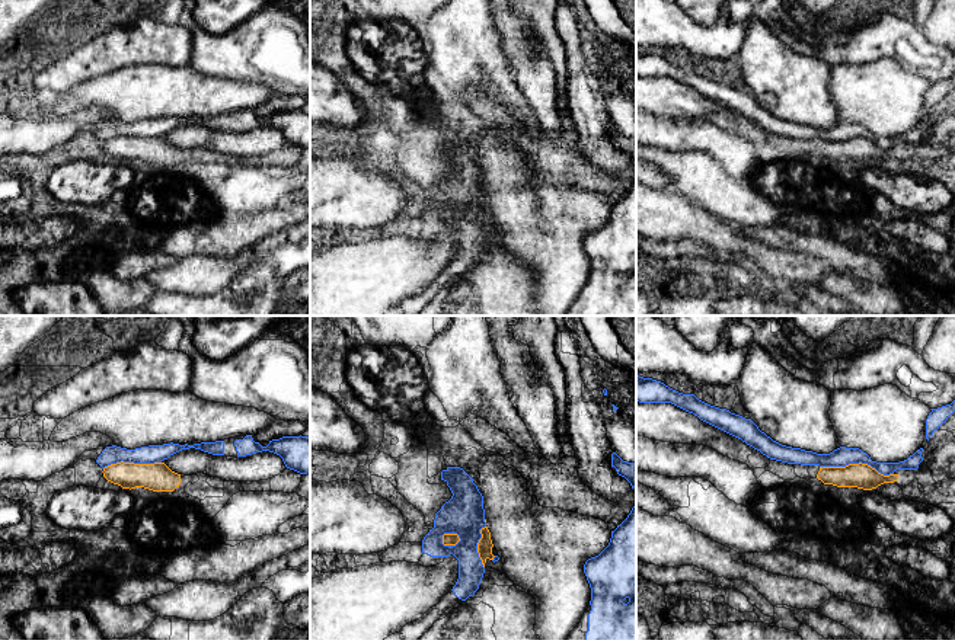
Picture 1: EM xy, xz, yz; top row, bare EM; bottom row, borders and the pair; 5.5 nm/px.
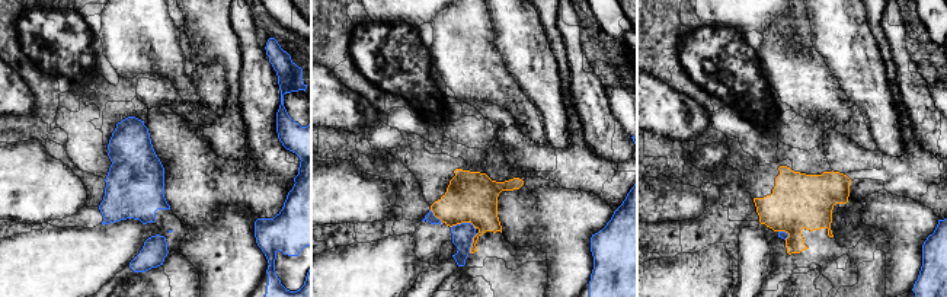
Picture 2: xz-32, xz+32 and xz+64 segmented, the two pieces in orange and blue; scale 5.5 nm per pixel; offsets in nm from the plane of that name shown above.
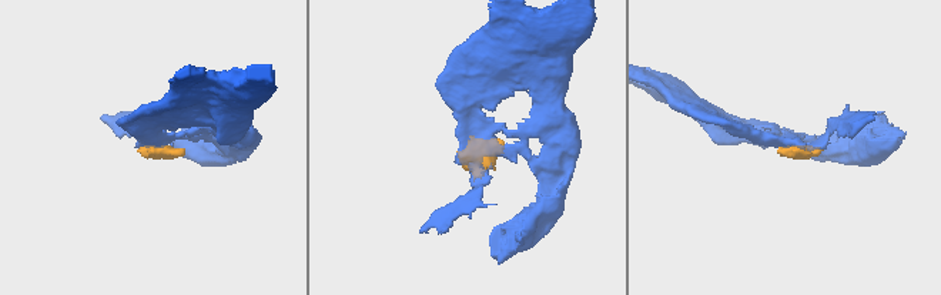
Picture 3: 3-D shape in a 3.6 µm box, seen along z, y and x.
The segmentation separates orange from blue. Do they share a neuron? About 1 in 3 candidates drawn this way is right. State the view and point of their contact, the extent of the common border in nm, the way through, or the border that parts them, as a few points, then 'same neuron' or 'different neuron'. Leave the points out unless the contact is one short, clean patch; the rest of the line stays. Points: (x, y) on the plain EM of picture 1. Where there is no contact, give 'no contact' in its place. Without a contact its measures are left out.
meets orange in yz at (856, 138); contact 420 nm long; different neuron

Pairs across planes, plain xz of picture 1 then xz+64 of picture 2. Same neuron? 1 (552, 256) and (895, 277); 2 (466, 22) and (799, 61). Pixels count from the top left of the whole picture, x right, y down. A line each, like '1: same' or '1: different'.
1: same
2: same

